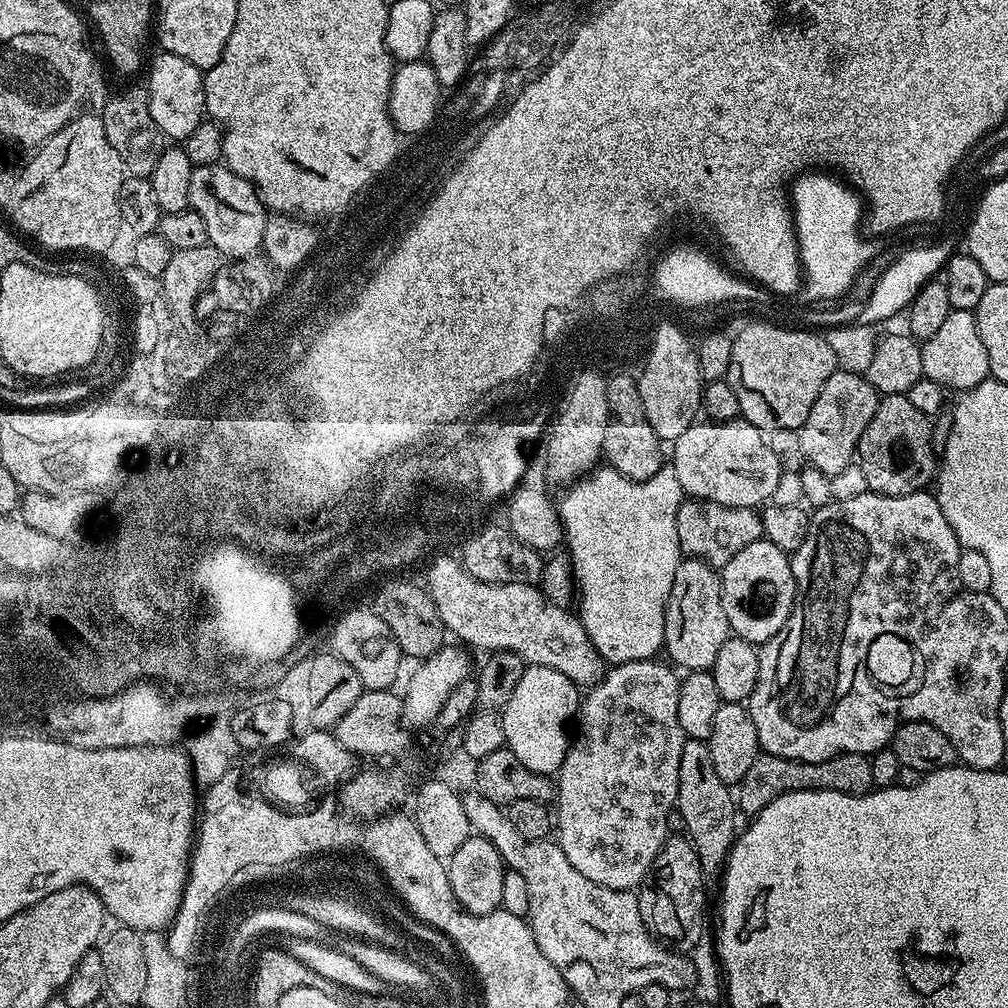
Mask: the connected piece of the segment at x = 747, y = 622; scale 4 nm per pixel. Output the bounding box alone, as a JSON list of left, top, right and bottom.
[719,538,796,646]

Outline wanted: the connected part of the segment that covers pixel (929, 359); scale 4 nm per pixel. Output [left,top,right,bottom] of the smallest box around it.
[920,310,990,394]

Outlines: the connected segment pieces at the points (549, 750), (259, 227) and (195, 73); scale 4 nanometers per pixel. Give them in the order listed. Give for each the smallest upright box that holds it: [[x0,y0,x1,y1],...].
[[502,666,581,777],[188,163,269,258],[146,51,205,142]]

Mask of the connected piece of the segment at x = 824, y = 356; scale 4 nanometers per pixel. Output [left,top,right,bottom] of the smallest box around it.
[726,327,838,434]

